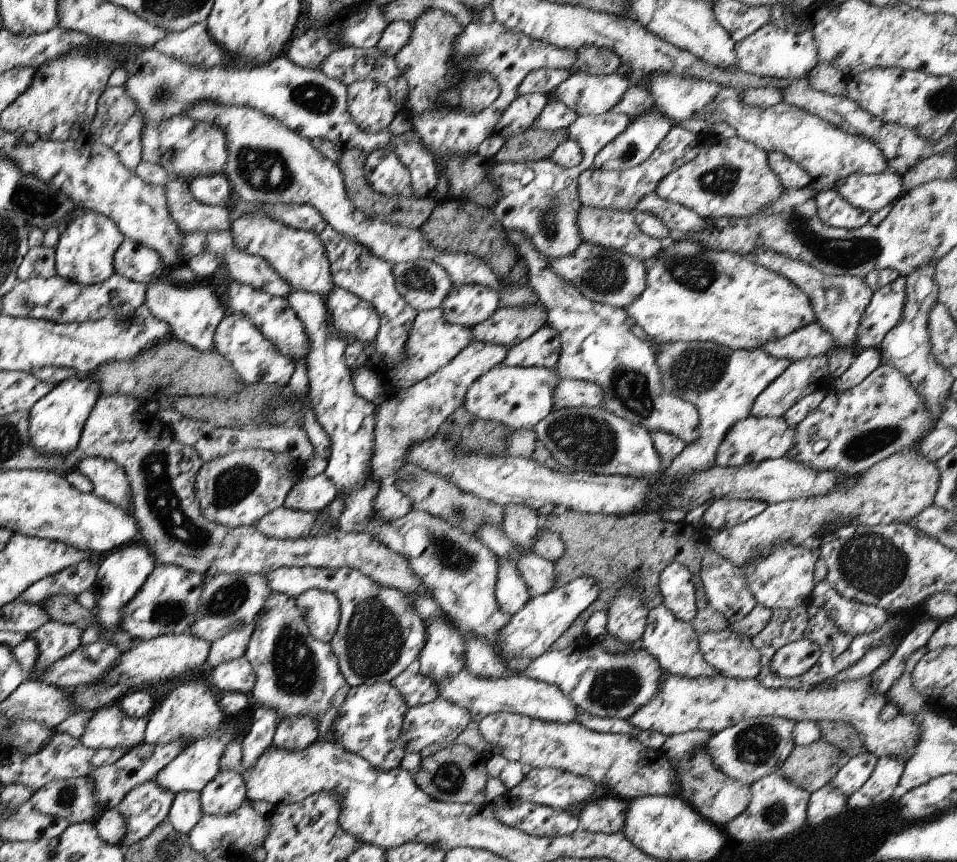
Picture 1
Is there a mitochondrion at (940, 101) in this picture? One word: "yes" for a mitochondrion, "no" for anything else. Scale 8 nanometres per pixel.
yes

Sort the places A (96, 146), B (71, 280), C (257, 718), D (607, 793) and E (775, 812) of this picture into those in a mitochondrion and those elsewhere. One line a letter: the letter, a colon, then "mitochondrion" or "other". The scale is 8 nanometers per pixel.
A: other
B: other
C: other
D: other
E: mitochondrion

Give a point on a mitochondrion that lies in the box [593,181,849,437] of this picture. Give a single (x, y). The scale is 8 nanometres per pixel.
(698, 369)

